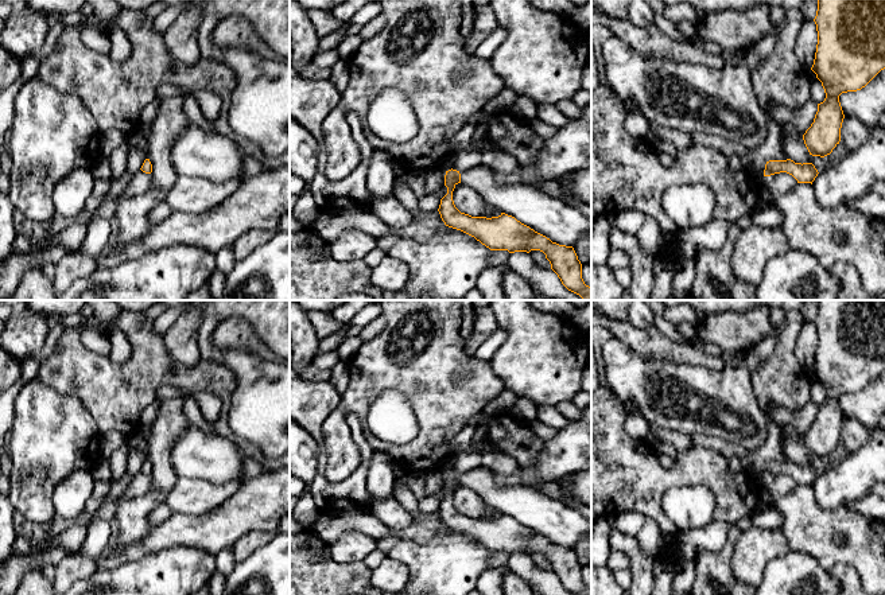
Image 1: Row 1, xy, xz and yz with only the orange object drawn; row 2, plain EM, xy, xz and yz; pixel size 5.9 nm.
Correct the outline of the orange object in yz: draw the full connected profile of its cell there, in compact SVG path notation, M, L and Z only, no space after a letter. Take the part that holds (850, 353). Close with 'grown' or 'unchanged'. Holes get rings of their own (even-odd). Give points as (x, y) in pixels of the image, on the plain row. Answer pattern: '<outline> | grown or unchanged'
M818 300L814 323L818 346L811 372L822 384L826 400L818 405L814 424L803 442L810 456L824 459L841 443L845 416L839 397L861 392L885 370L885 300Z | unchanged

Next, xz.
M476 451L455 452L453 470L446 472L447 495L440 501L439 516L446 528L461 532L490 552L527 553L540 552L551 565L562 586L574 595L591 595L582 580L582 565L572 548L552 544L546 537L501 514L498 518L471 518L461 514L453 502L453 493L461 485L461 475L482 464Z | grown

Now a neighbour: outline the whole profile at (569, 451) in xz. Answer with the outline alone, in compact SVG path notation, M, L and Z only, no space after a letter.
M591 402L582 416L558 429L556 435L544 442L531 467L520 467L516 474L496 474L500 486L528 486L559 481L578 471L591 470Z

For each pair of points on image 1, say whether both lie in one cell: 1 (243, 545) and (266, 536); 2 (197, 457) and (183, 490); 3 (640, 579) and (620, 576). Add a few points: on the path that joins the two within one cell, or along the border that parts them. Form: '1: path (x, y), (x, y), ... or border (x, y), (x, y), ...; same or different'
1: path (248, 544), (260, 537); same
2: border (178, 477), (204, 478), (220, 485); different
3: border (629, 568), (631, 580); different

